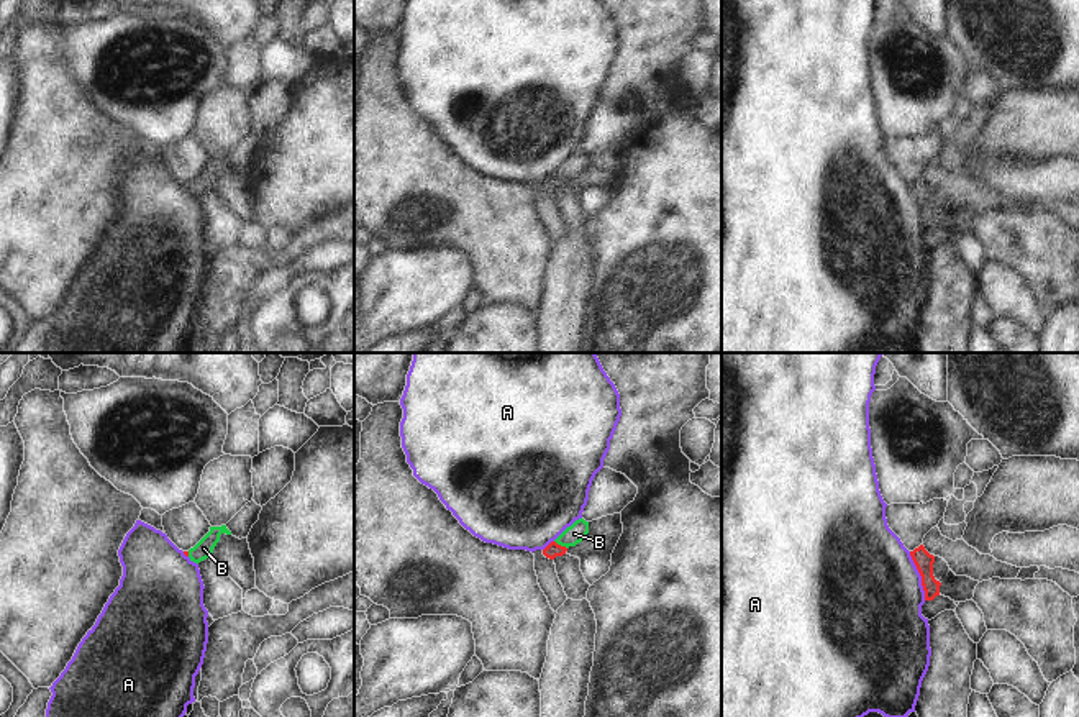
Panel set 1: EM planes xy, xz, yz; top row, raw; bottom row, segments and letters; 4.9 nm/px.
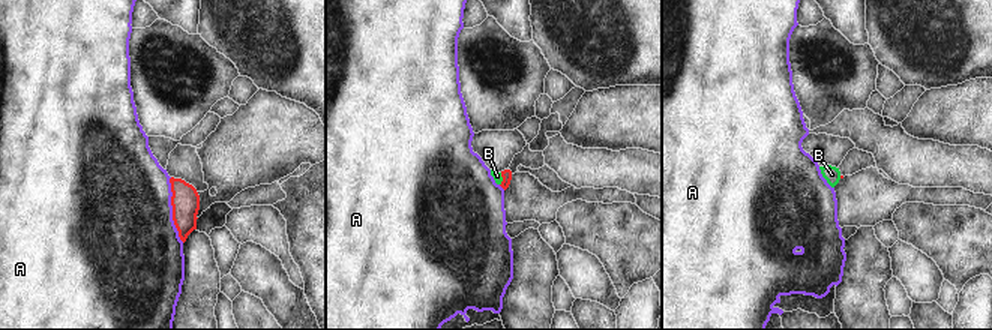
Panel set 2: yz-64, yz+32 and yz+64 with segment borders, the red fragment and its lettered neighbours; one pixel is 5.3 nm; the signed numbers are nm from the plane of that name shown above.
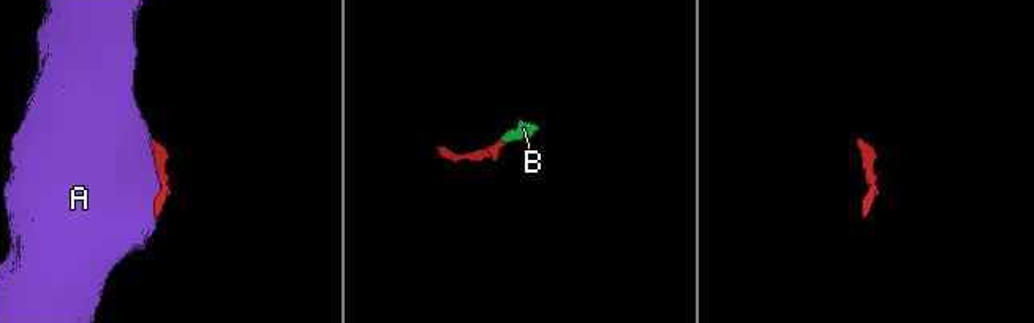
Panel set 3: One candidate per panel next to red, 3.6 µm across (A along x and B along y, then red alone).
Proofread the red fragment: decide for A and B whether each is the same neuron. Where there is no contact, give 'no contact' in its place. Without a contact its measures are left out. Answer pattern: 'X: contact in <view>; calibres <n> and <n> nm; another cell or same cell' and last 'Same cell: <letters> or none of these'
A: contact in yz; calibres 90 and 480 nm; another cell
B: contact in xz; calibres 70 and 90 nm; same cell
Same cell: B

